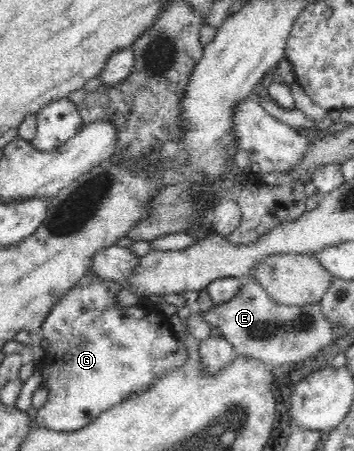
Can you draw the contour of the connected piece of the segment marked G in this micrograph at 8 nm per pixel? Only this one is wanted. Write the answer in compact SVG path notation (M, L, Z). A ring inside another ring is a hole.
M89 272L84 274L74 287L71 287L66 293L63 293L54 304L54 307L50 308L46 319L43 321L43 324L41 324L41 336L45 339L47 338L50 345L46 348L46 350L44 350L44 355L42 356L40 362L36 365L39 367L42 382L47 387L47 390L49 390L49 393L45 404L37 412L34 422L36 426L53 429L54 431L59 432L76 431L77 429L83 428L84 426L87 426L87 424L92 423L93 420L95 420L100 414L103 414L103 412L113 408L113 406L117 406L117 404L121 404L121 402L129 400L129 396L139 394L139 392L145 392L155 379L167 374L167 372L171 372L171 370L175 370L175 368L179 368L181 364L185 364L185 360L188 358L187 346L185 346L183 340L179 340L177 338L175 332L172 330L171 323L169 321L171 316L167 316L159 310L153 302L150 306L137 306L136 304L130 307L114 307L113 303L115 302L115 296L117 296L118 292L121 292L121 289L123 289L122 283L109 281Z

